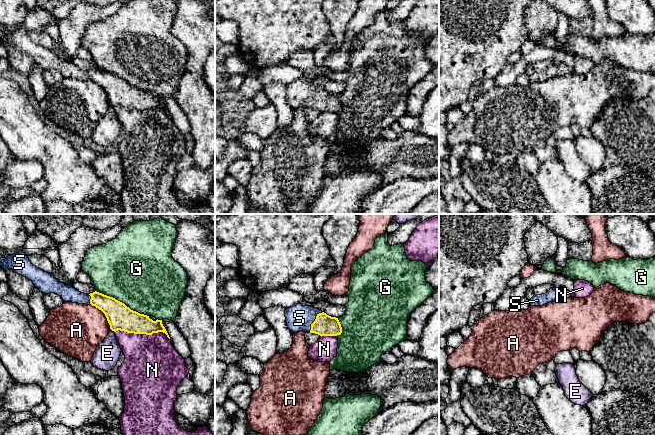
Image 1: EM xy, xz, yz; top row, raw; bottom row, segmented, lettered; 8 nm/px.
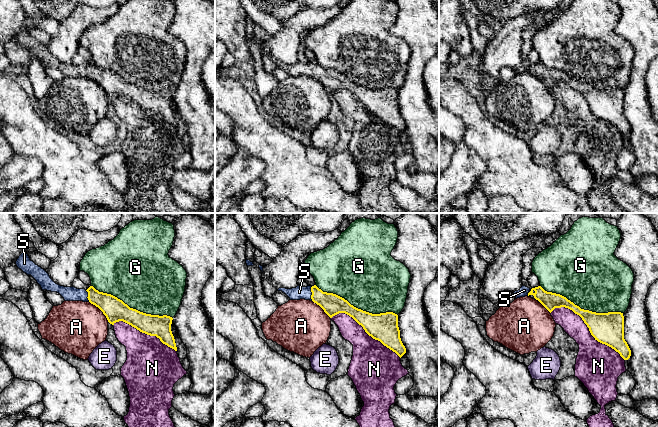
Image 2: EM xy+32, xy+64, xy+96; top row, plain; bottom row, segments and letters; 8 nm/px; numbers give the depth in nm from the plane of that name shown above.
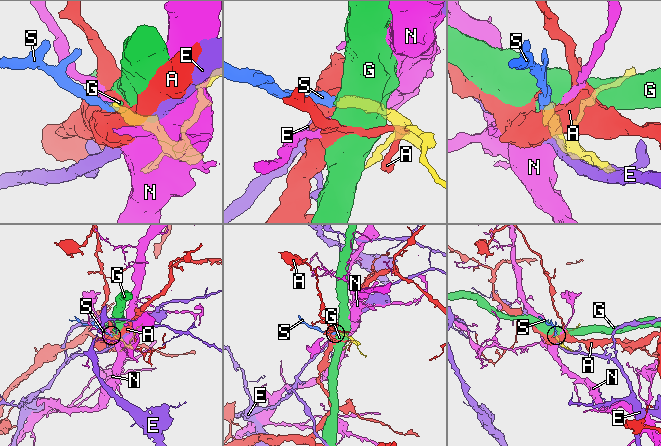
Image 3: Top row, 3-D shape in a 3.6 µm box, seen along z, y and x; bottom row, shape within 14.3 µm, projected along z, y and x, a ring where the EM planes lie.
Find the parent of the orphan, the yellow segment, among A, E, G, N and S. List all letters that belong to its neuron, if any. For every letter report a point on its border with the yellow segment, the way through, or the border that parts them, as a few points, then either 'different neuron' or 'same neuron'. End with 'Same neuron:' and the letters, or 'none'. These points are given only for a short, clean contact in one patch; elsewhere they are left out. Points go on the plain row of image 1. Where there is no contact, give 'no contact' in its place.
A: xy (105, 91) | along xy (91, 80), (104, 90), (110, 104) | different neuron
E: xy (113, 106) | along xy (111, 105), (114, 108) | different neuron
G: xy (121, 78) | different neuron
N: xy (142, 109) | different neuron
S: xz (314, 97) | across xz (324, 101), (314, 97), (307, 94), (299, 94) | same neuron
Same neuron: S

